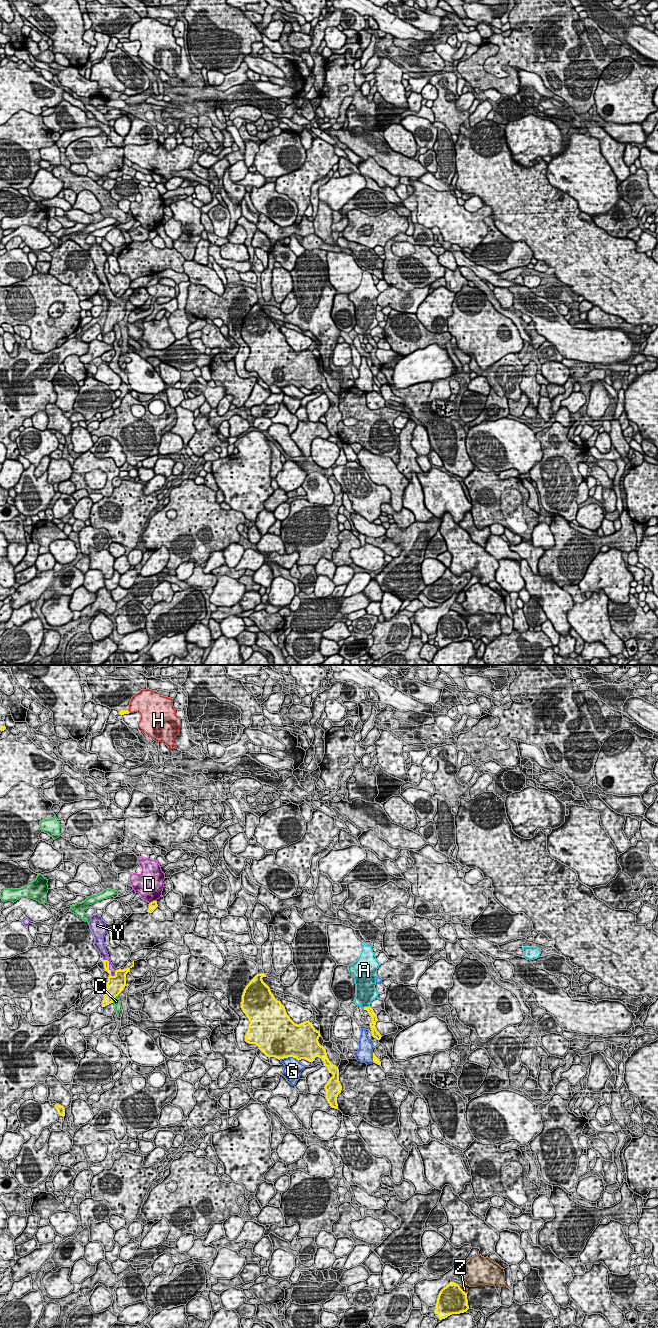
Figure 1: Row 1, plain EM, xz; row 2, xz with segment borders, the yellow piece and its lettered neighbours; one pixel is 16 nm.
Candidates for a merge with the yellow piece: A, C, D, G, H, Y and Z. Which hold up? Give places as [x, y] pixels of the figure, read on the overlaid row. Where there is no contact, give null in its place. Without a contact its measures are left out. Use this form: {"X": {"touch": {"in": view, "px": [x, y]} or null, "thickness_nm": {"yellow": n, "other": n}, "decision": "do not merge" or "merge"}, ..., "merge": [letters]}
{"A": {"touch": {"in": "xz", "px": [366, 1007]}, "thickness_nm": {"yellow": 100, "other": 320}, "decision": "do not merge"}, "C": {"touch": {"in": "xz", "px": [113, 999]}, "thickness_nm": {"yellow": 280, "other": 120}, "decision": "do not merge"}, "D": {"touch": {"in": "xz", "px": [153, 901]}, "thickness_nm": {"yellow": 130, "other": 420}, "decision": "do not merge"}, "G": {"touch": {"in": "xz", "px": [289, 1056]}, "thickness_nm": {"yellow": 500, "other": 280}, "decision": "do not merge"}, "H": {"touch": {"in": "xz", "px": [128, 711]}, "thickness_nm": {"yellow": 90, "other": 320}, "decision": "do not merge"}, "Y": {"touch": {"in": "xz", "px": [108, 967]}, "thickness_nm": {"yellow": 190, "other": 120}, "decision": "merge"}, "Z": {"touch": {"in": "xz", "px": [462, 1290]}, "thickness_nm": {"yellow": 460, "other": 70}, "decision": "do not merge"}, "merge": ["Y"]}

